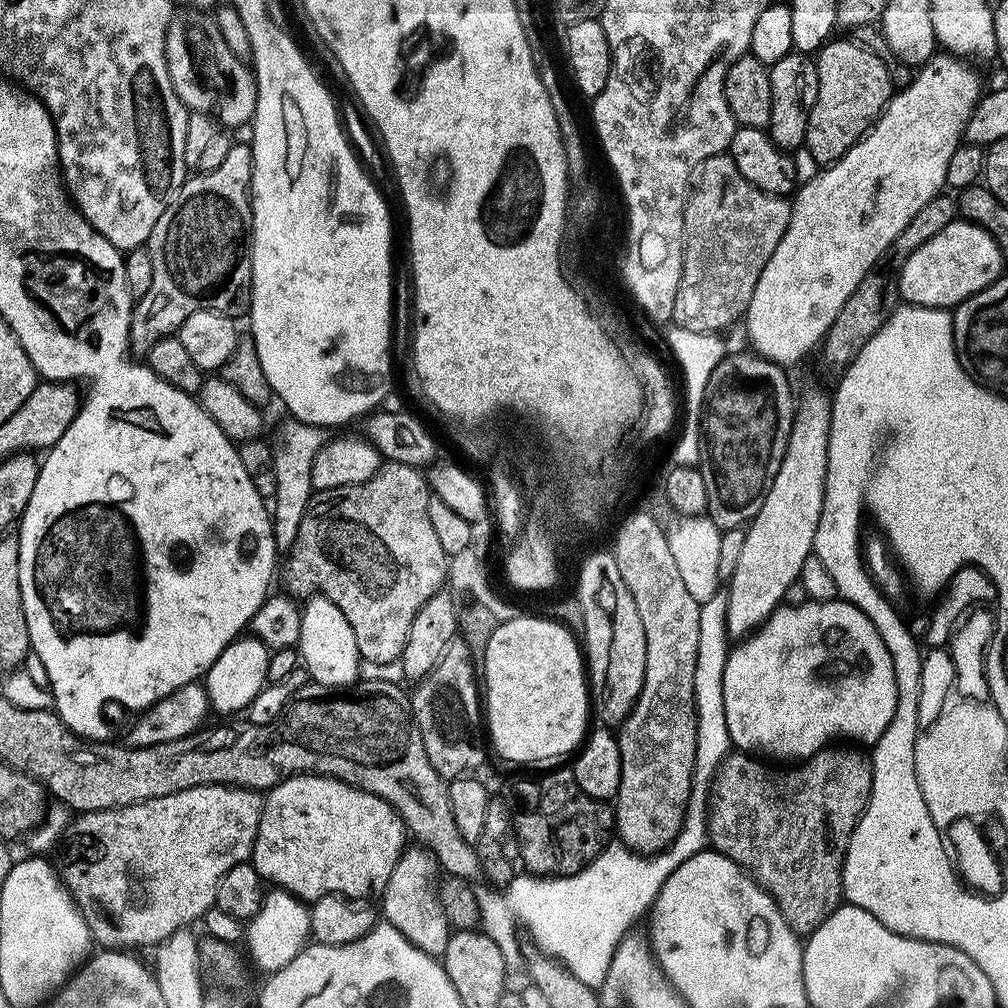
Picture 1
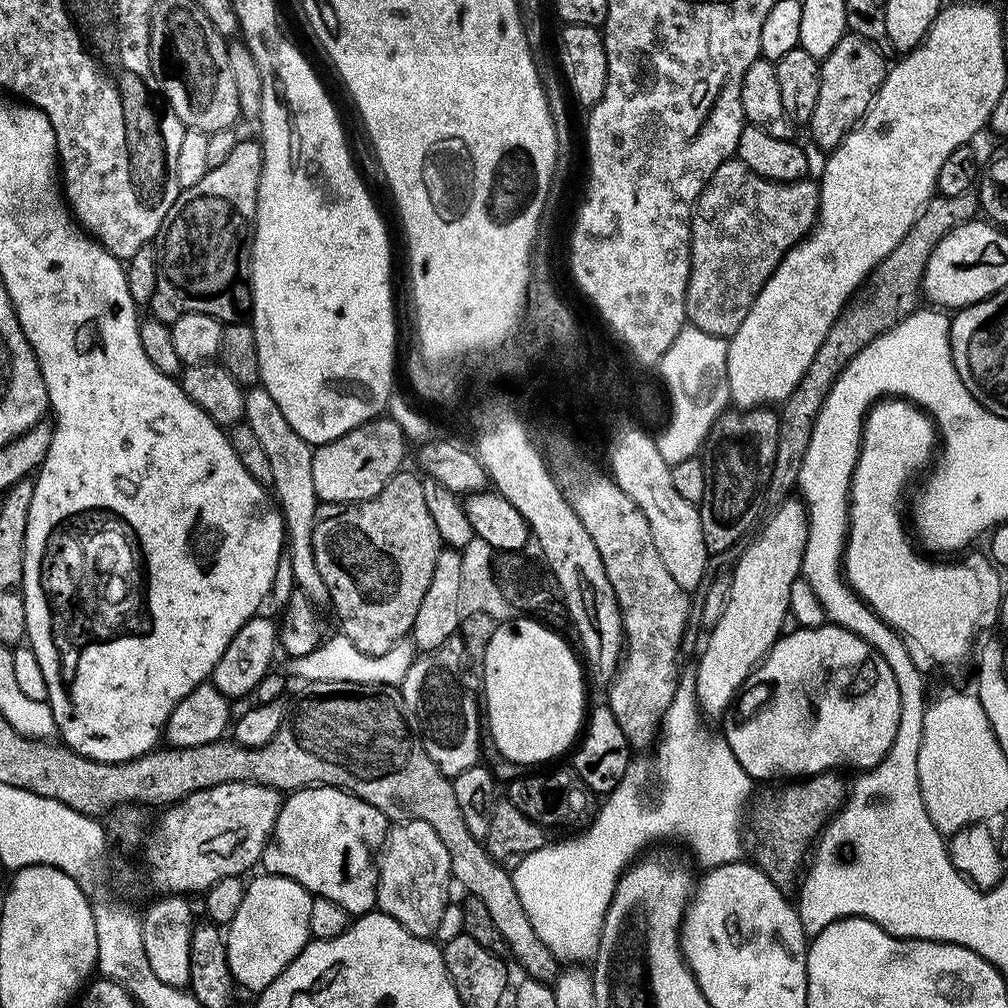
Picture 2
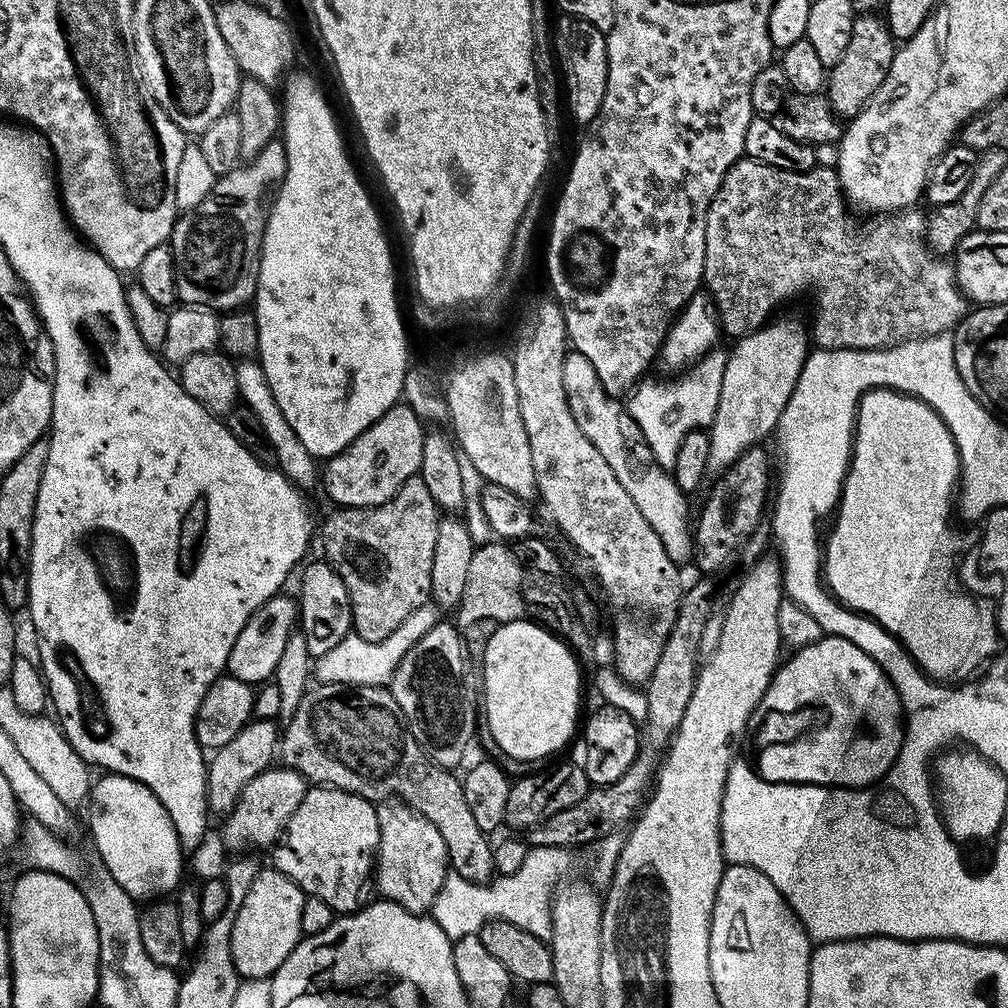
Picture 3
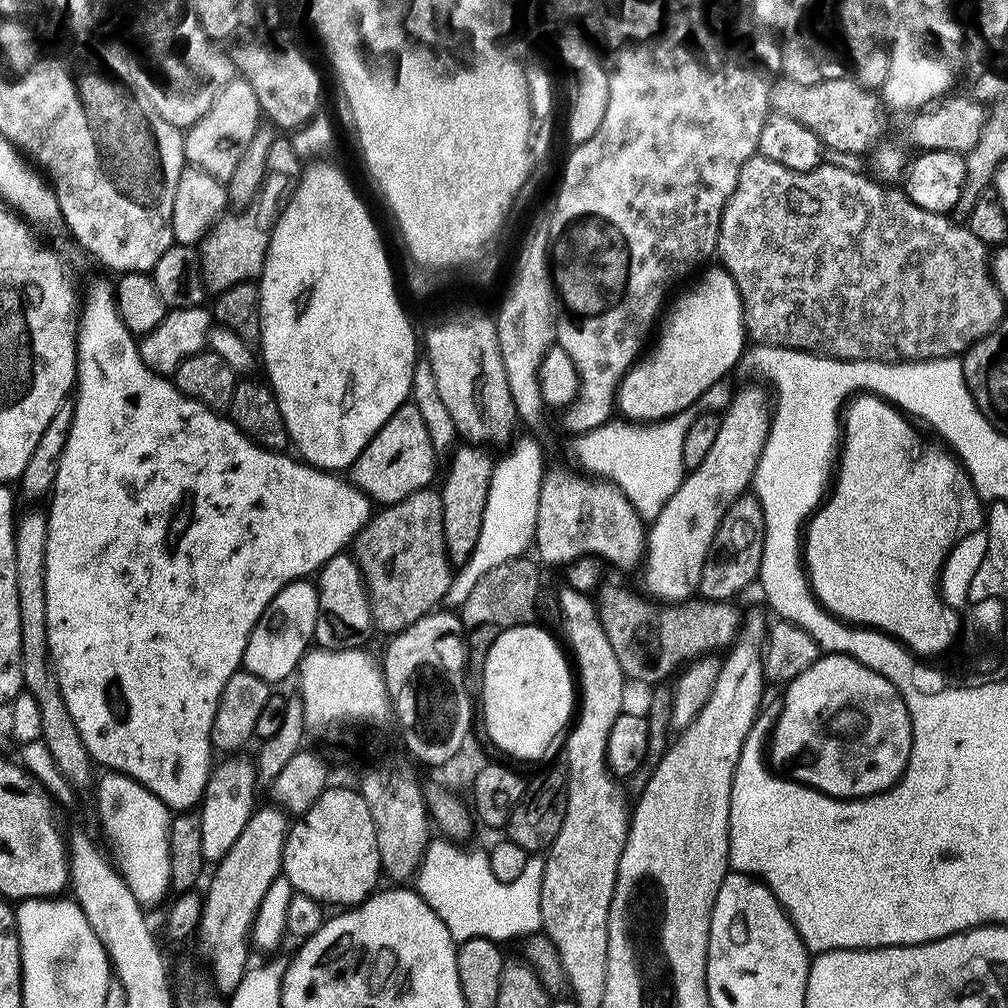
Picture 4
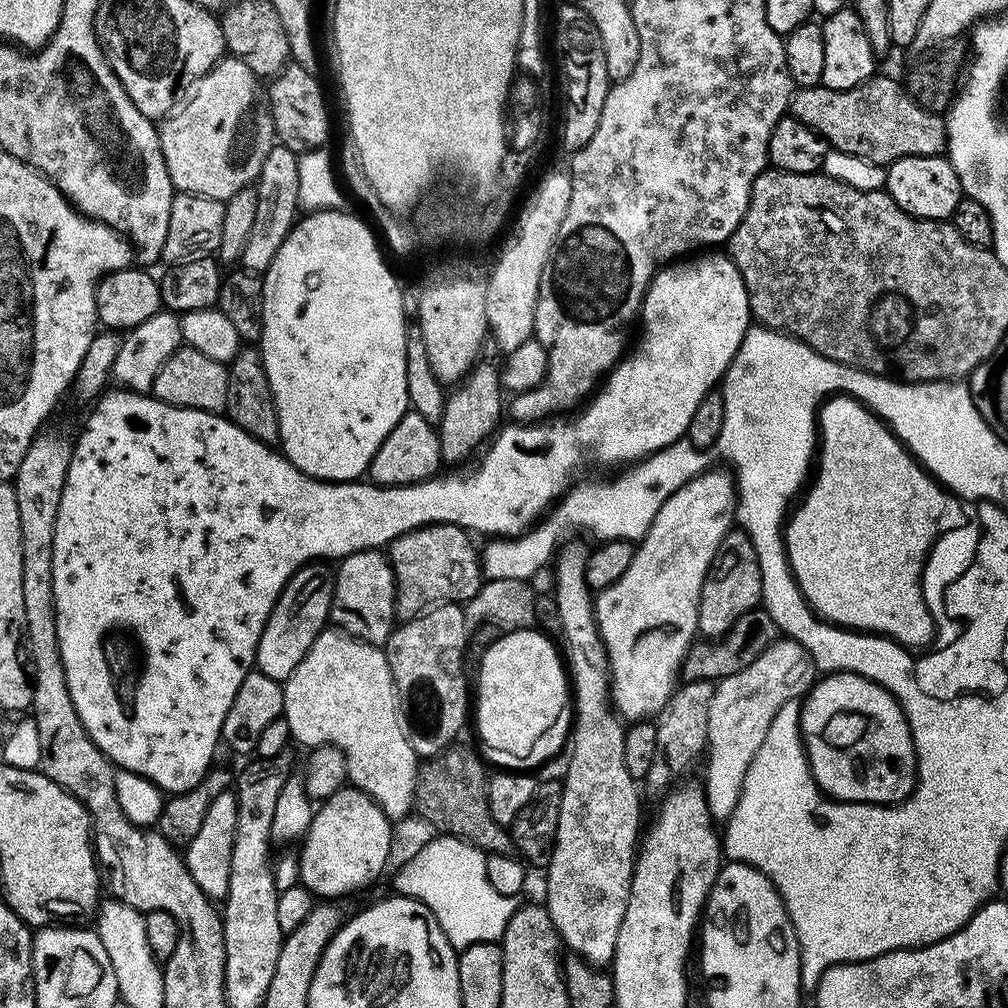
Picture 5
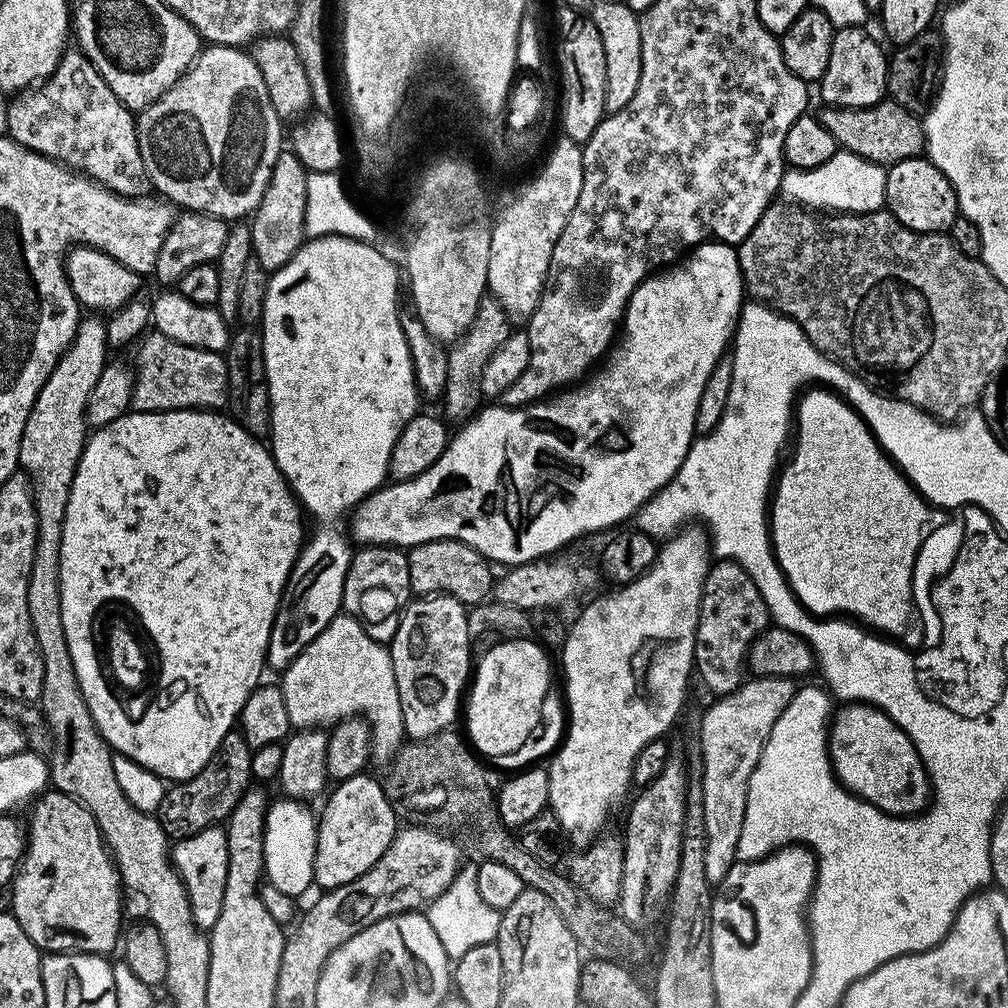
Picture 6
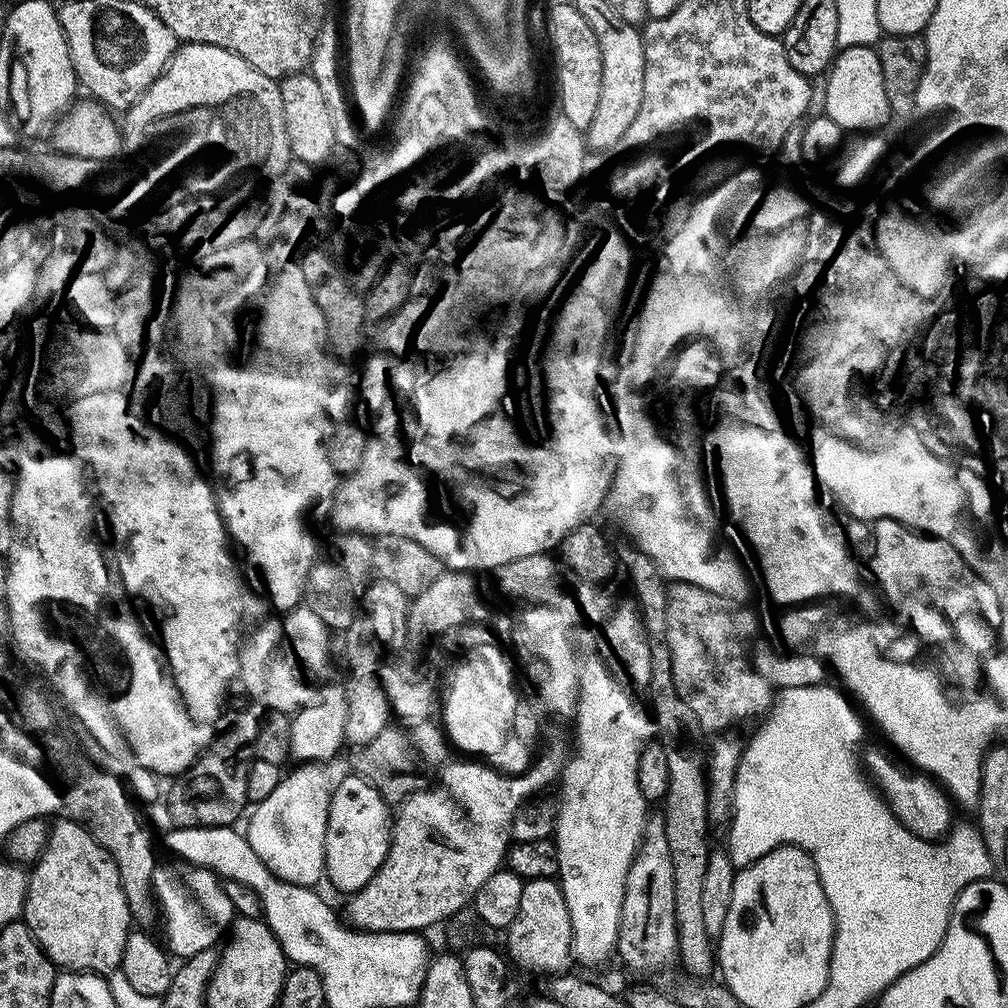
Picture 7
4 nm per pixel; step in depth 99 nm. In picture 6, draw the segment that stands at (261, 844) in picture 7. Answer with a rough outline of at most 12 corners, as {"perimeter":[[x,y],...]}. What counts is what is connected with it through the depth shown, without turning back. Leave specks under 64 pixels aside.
{"perimeter":[[287,798],[268,805],[267,883],[293,898],[313,887],[314,812]]}

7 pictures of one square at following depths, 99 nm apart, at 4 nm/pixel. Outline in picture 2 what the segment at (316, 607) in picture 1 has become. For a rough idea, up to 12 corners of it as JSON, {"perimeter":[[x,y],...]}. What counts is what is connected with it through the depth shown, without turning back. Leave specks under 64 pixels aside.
{"perimeter":[[263,386],[243,423],[266,449],[299,591],[329,599],[314,562],[313,445]]}

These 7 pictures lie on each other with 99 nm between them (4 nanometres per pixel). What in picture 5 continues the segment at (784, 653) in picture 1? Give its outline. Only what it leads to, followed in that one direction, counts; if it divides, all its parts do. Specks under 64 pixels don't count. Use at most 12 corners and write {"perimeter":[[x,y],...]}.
{"perimeter":[[853,672],[803,697],[803,755],[825,796],[916,789],[902,706]]}

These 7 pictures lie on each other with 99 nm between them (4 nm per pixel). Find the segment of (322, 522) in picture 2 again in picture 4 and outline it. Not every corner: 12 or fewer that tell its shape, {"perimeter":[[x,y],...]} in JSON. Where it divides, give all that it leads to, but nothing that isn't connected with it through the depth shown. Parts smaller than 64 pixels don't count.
{"perimeter":[[439,491],[381,507],[350,555],[372,623],[398,633],[446,594]]}

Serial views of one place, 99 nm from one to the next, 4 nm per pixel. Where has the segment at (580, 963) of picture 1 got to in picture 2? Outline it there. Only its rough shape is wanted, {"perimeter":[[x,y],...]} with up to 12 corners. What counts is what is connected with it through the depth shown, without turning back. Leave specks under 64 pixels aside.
{"perimeter":[[681,675],[655,745],[582,836],[511,872],[557,961],[588,962],[624,869],[668,835],[741,859],[754,781]]}

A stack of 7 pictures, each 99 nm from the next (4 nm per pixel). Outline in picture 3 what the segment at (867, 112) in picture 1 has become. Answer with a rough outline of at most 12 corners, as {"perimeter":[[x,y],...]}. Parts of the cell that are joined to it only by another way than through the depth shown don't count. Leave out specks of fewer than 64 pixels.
{"perimeter":[[876,14],[857,15],[826,76],[840,118],[882,86],[897,41]]}

